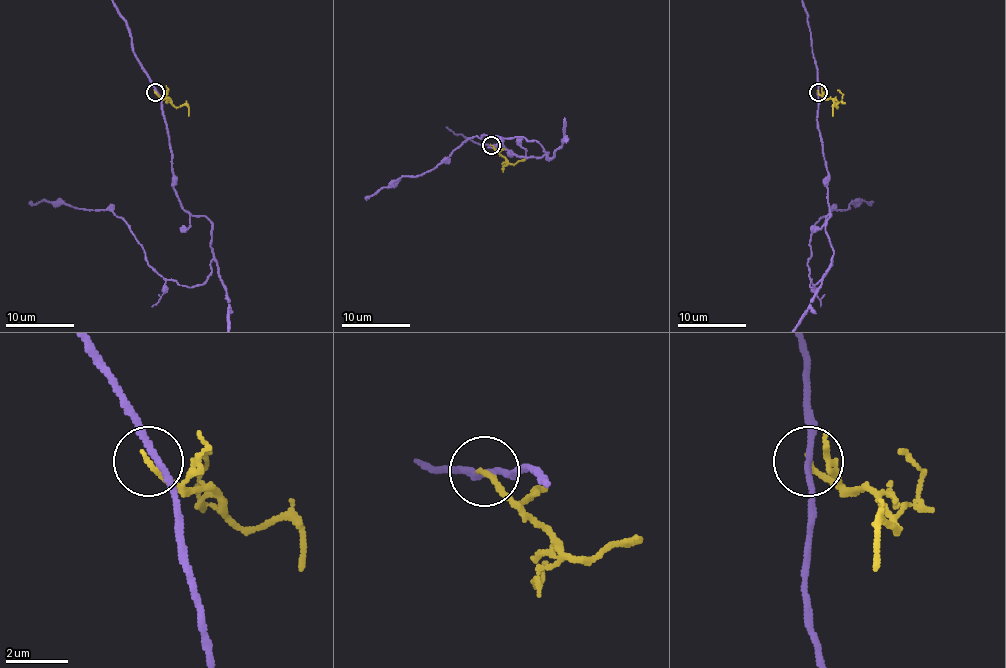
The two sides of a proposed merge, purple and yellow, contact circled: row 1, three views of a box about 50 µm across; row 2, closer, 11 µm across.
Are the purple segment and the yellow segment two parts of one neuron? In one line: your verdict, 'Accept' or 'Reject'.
Reject

